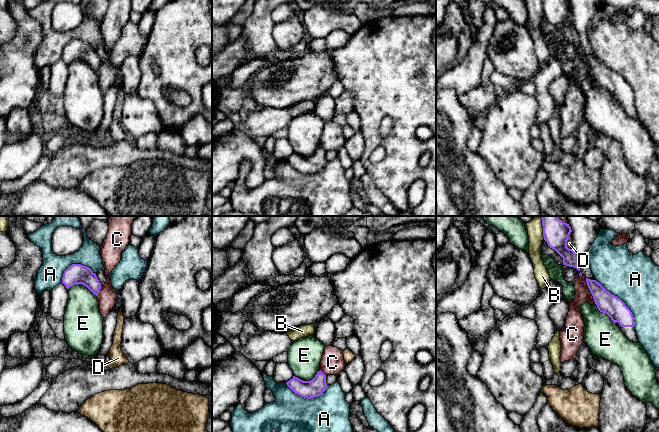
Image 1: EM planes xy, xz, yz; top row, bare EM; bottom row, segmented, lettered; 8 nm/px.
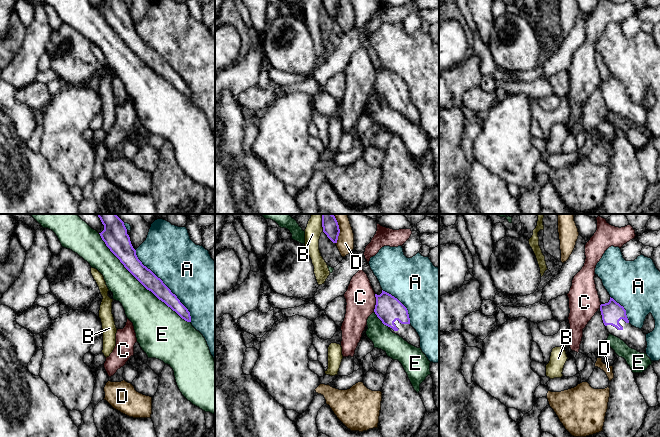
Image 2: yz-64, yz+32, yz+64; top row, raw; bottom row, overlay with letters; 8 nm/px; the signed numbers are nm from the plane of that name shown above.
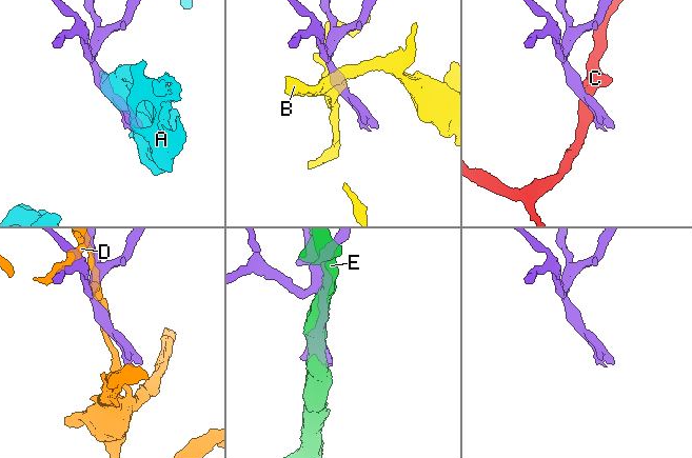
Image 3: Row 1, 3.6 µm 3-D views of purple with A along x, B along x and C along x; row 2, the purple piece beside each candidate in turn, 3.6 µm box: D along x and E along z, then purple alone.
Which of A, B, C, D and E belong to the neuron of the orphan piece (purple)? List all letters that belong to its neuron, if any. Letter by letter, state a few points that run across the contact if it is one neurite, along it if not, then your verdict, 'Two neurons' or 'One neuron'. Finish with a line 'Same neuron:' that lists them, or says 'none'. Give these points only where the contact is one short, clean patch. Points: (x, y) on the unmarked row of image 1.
A: Two neurons
B: Two neurons
C: Line: yz (585, 54), (586, 61), (595, 79). Two neurons
D: Two neurons
E: Two neurons
Same neuron: none

